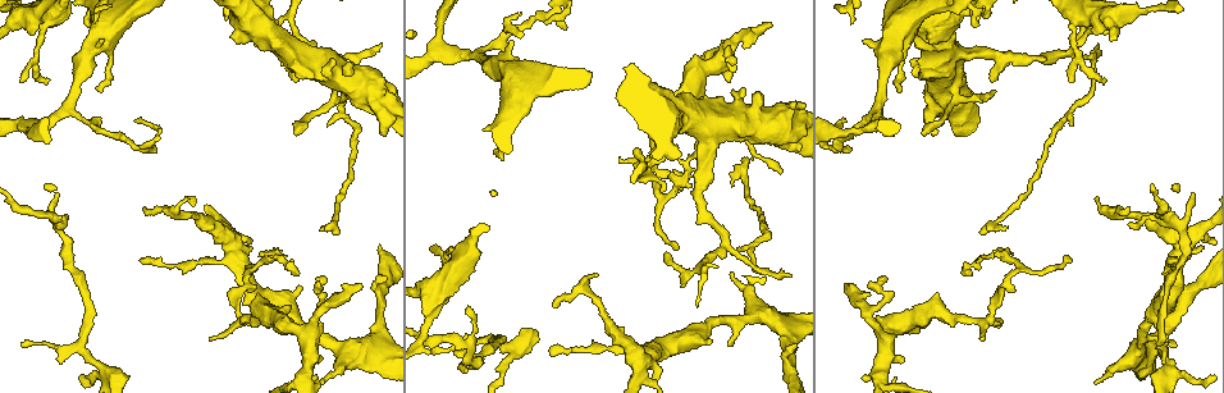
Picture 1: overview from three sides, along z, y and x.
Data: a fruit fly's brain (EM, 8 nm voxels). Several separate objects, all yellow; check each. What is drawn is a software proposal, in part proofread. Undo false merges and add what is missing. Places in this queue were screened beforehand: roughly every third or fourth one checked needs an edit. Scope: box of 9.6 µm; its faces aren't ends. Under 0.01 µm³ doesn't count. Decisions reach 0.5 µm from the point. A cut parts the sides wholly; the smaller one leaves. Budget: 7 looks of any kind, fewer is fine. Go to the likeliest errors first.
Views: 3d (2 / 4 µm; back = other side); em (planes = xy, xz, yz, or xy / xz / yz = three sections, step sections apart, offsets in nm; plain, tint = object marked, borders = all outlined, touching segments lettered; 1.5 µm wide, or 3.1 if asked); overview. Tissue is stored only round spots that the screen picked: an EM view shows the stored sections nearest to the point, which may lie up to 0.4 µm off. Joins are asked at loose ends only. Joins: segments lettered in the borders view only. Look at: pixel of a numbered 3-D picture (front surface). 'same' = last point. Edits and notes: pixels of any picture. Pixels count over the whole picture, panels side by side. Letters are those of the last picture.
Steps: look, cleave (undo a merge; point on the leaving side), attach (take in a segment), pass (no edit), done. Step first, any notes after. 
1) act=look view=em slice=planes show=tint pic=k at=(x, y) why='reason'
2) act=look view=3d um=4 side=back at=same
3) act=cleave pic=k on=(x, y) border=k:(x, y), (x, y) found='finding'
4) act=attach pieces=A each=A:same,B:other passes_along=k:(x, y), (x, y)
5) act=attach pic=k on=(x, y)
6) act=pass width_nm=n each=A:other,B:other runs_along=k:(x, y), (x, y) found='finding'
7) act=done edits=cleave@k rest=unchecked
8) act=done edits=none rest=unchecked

act=look view=em slice=planes show=borders pic=1 at=(1105, 81) why='tapers out'

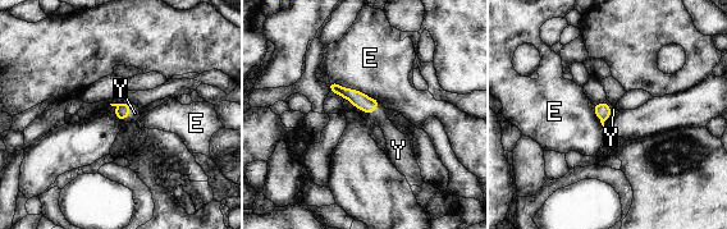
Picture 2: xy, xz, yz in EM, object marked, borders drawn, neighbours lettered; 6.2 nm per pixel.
act=attach pieces=Y each=E:other,Y:same passes_along=2:(357, 99), (367, 114), (396, 141) found='it goes on there'

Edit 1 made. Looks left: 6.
act=look view=em slice=planes show=borders pic=1 at=(898, 92) why='thin end'

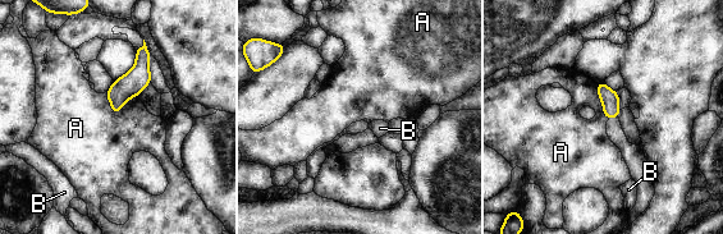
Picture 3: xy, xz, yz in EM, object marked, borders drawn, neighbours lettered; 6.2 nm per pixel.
act=pass each=A:other,B:other border=3:(105, 92), (114, 114), (132, 97) found='none of them fits'

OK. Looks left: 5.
act=look view=em slice=planes show=plain pic=1 at=(1130, 222) why='tapers out'

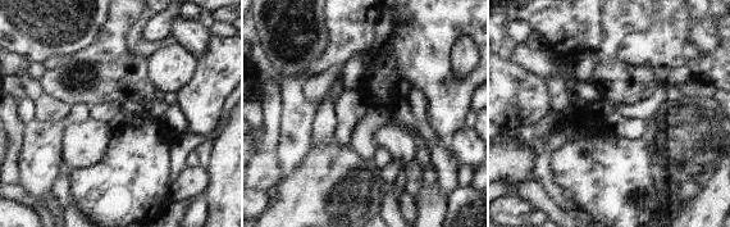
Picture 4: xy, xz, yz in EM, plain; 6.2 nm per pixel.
act=look view=em slice=planes show=borders at=same why='what lies round it'

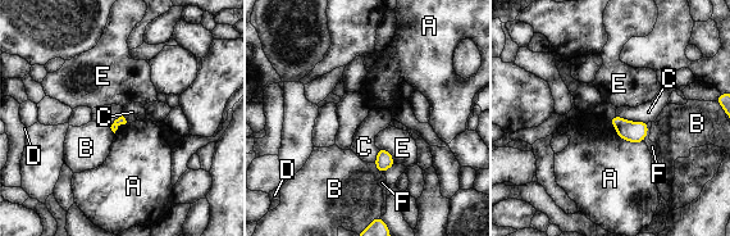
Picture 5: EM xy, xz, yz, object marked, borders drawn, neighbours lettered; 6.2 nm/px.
act=pass longest_contact=A:260nm each=A:other,B:other,C:other,D:other,E:other,F:other found='none of them fits'

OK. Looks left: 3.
act=done edits=attach@2 rest=unchecked

